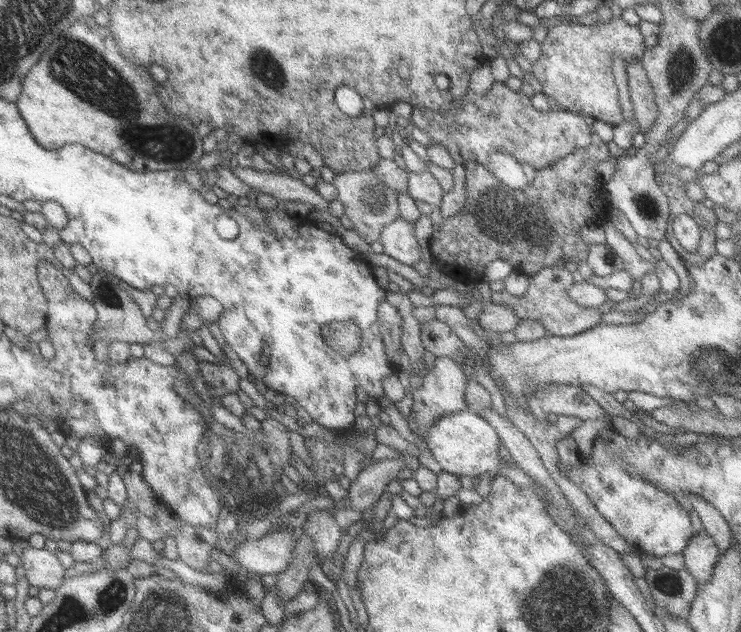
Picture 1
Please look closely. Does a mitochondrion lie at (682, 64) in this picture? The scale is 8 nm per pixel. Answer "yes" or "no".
yes

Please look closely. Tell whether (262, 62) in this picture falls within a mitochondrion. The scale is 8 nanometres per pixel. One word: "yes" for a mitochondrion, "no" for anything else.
yes

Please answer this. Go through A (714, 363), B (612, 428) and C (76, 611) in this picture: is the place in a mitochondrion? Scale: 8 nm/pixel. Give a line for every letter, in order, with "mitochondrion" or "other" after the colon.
A: mitochondrion
B: other
C: mitochondrion

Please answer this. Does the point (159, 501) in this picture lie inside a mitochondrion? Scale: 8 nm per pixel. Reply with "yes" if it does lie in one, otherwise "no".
no

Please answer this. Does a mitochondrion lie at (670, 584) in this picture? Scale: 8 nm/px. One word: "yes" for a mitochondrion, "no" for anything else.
yes

